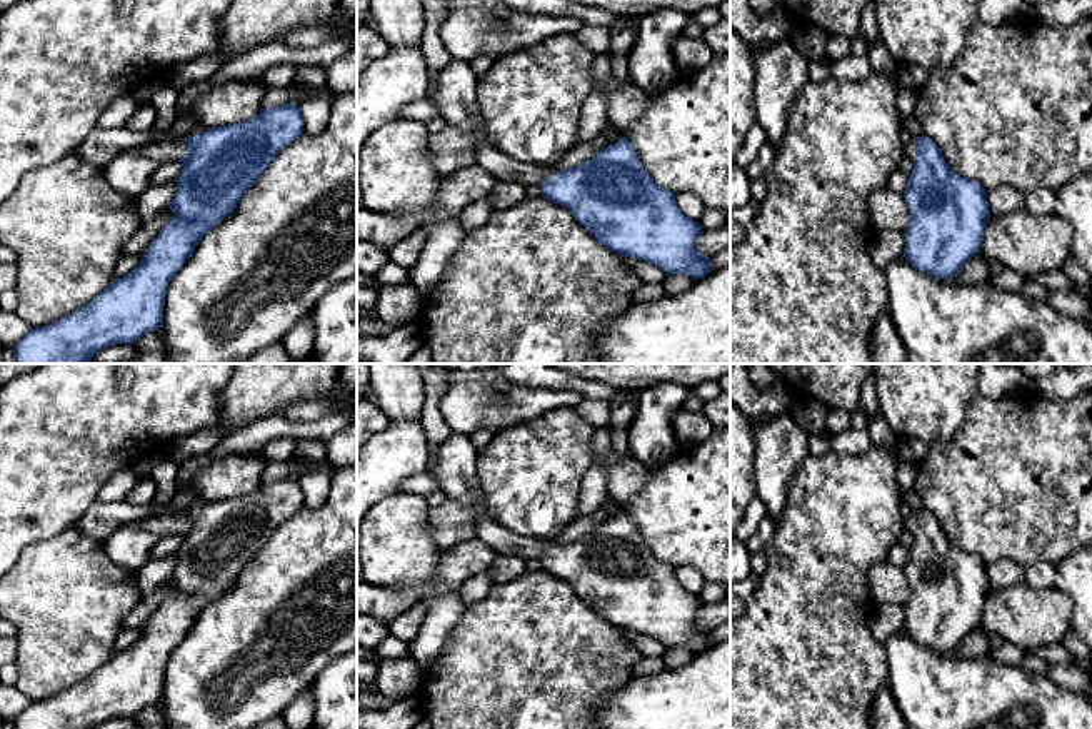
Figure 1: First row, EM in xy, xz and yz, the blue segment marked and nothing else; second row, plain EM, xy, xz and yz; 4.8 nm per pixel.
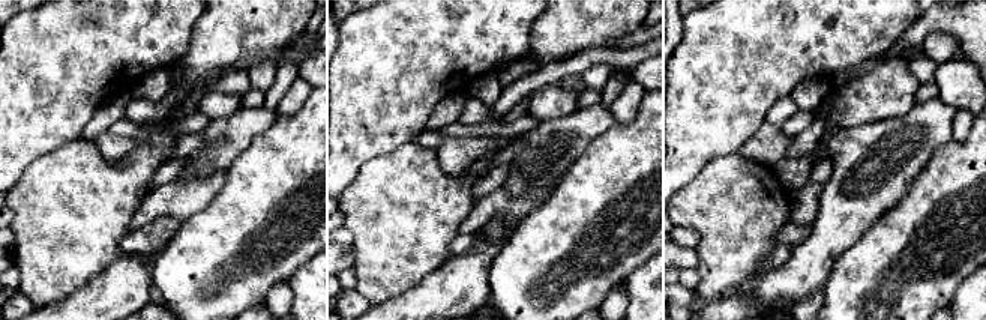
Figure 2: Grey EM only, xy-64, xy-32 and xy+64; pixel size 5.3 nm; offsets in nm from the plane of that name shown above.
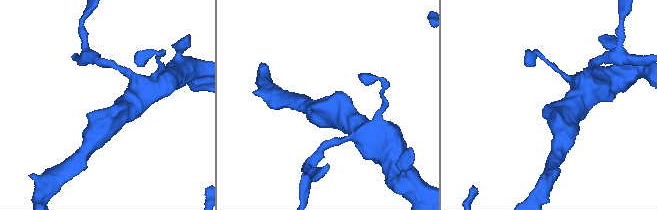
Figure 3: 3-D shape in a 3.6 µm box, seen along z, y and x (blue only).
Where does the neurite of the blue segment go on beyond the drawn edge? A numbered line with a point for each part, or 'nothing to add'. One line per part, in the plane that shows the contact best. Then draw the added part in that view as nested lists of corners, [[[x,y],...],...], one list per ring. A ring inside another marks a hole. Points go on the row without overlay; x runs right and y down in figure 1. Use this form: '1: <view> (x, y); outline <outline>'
1: xy (130, 546); outline [[[150,515],[120,525],[103,542],[105,552],[117,566],[140,572],[150,561],[152,549],[167,535],[187,530],[187,517]]]

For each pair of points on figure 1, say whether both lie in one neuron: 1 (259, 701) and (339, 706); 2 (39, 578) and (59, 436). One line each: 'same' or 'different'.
1: different
2: different

